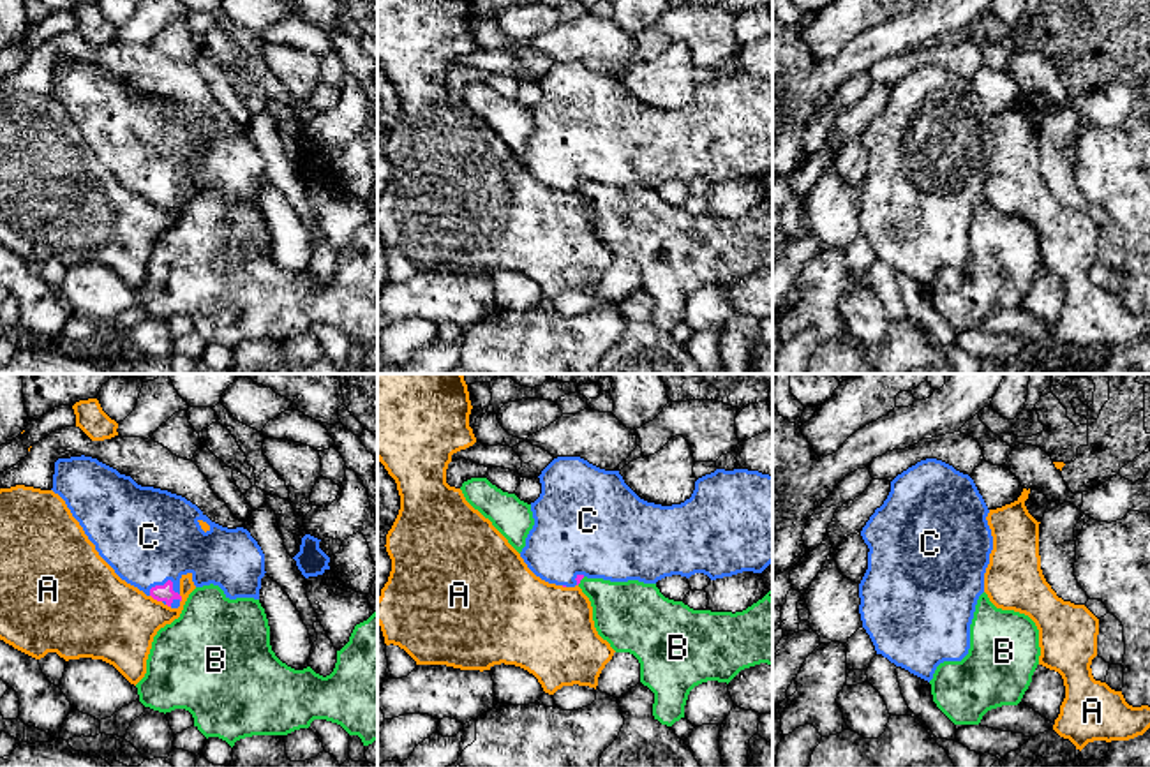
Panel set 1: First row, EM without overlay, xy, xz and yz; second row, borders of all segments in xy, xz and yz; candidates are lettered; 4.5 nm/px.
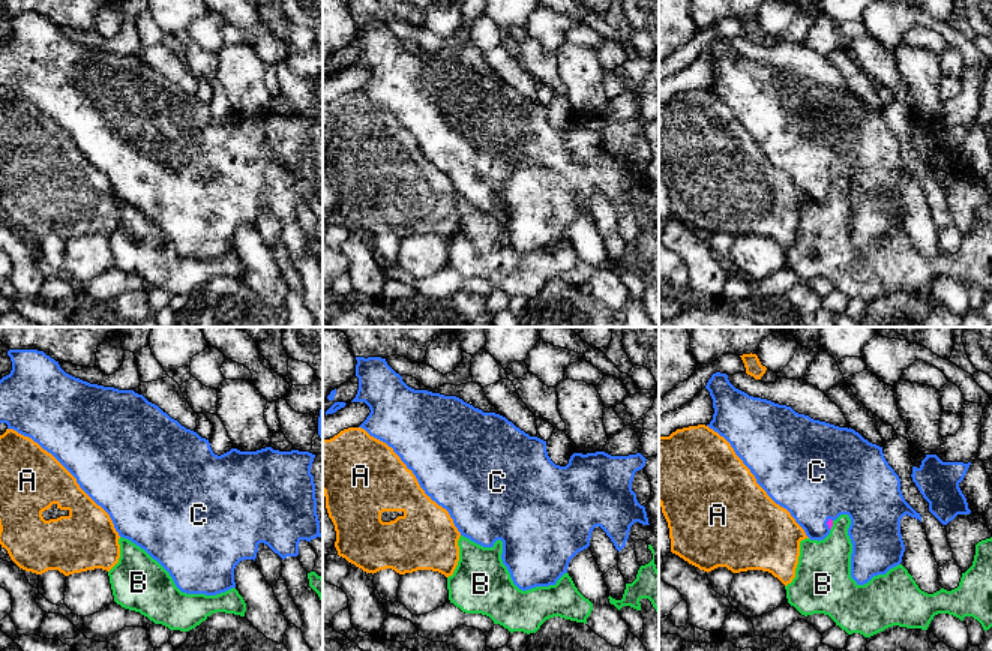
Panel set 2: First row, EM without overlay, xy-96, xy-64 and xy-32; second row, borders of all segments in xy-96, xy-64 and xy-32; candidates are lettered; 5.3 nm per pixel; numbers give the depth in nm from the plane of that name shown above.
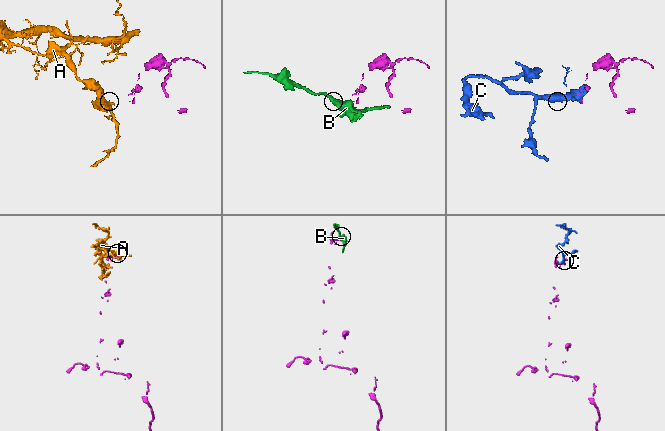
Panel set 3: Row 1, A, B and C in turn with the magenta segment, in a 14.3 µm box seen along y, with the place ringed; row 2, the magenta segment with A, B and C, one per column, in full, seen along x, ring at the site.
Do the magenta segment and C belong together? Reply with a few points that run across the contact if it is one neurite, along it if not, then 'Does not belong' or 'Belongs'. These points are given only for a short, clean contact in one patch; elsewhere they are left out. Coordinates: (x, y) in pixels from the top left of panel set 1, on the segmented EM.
Belongs

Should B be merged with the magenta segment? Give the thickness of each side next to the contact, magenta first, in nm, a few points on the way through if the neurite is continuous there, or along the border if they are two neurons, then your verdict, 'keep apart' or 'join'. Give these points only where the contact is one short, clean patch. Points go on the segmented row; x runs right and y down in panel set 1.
30 nm thick on the magenta side, 280 nm on the other; keep apart

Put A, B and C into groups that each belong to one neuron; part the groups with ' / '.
A / B / C

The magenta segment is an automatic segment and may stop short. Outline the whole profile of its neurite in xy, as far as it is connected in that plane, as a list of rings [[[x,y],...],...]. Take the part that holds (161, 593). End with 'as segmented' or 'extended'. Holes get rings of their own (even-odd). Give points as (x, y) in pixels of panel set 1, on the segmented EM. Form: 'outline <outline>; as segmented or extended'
outline [[[85,455],[55,462],[51,490],[65,501],[115,573],[146,596],[178,608],[180,578],[190,573],[196,587],[213,584],[229,599],[259,599],[261,578],[266,573],[265,554],[247,529],[222,527],[185,497],[141,487],[131,476]]]; extended

